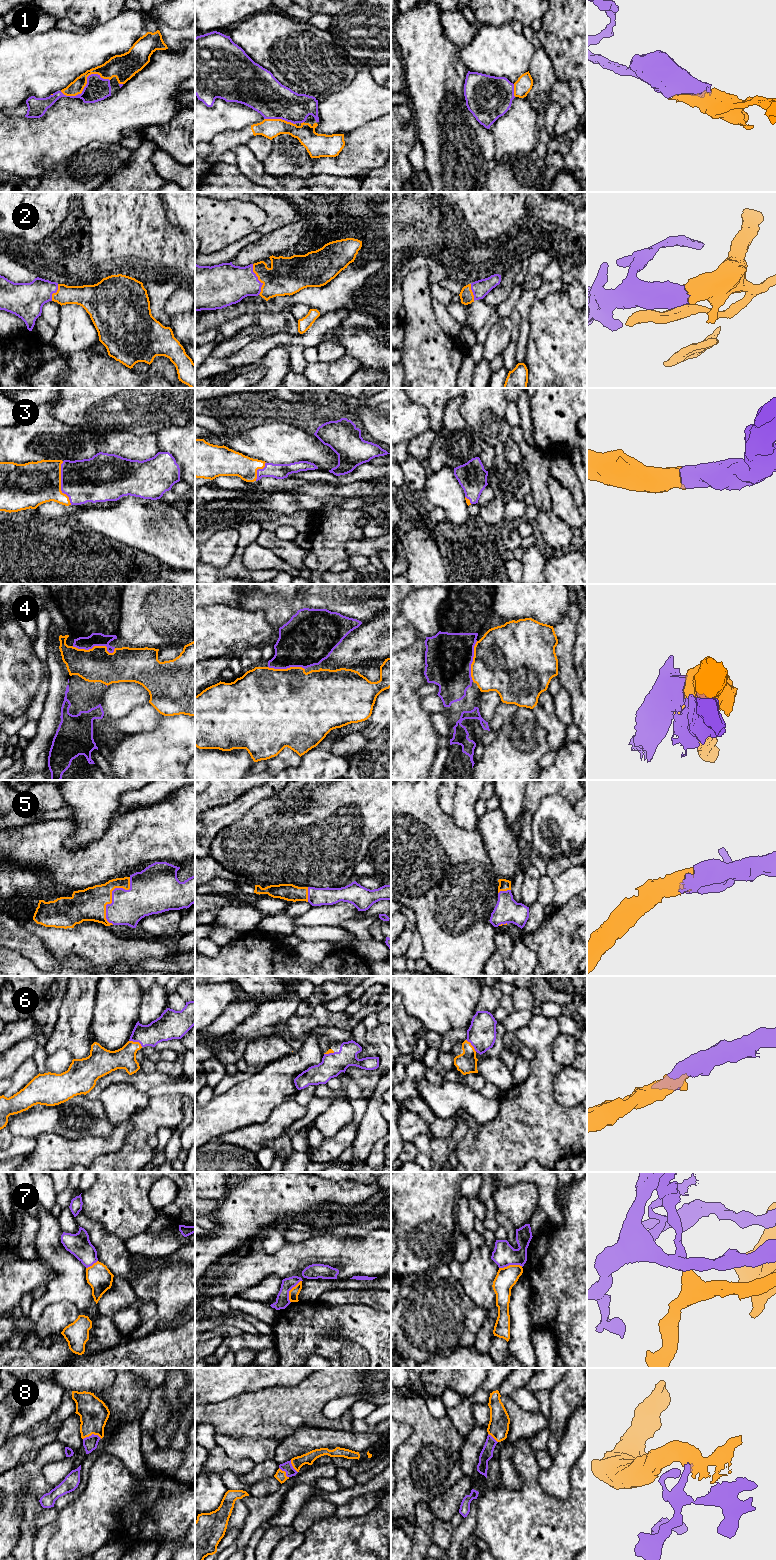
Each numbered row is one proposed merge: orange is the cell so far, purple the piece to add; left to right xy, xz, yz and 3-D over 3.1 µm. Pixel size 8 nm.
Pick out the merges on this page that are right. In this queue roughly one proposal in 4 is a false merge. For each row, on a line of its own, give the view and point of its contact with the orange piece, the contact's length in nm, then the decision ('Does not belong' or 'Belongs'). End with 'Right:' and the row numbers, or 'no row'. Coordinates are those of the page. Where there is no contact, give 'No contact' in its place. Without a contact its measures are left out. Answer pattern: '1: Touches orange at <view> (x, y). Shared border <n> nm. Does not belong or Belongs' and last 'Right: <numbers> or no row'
1: Touches orange at xy (86, 83). Shared border 420 nm. Belongs
2: Touches orange at xz (258, 279). Shared border 260 nm. Belongs
3: Touches orange at xy (60, 483). Shared border 360 nm. Belongs
4: Touches orange at xy (95, 646). Shared border 360 nm. Does not belong
5: Touches orange at xy (111, 894). Shared border 420 nm. Belongs
6: Touches orange at xy (136, 1042). Shared border 120 nm. Belongs
7: Touches orange at xz (289, 1291). Shared border 200 nm. Does not belong
8: Touches orange at xy (92, 1433). Shared border 150 nm. Belongs
Right: 1, 2, 3, 5, 6, 8

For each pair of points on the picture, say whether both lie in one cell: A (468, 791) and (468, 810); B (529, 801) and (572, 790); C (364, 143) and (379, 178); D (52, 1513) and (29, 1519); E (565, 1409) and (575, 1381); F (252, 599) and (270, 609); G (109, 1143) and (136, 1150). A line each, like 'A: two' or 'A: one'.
A: one
B: one
C: two
D: two
E: one
F: one
G: two

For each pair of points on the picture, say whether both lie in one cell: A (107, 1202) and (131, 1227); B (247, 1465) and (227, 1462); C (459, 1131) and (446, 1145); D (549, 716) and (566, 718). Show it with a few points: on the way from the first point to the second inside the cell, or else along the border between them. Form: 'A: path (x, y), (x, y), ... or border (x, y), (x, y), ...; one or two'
A: path (113, 1208), (125, 1221); one
B: path (242, 1465), (232, 1464); one
C: path (457, 1134), (449, 1142); one
D: border (552, 697), (555, 714), (566, 726); two

